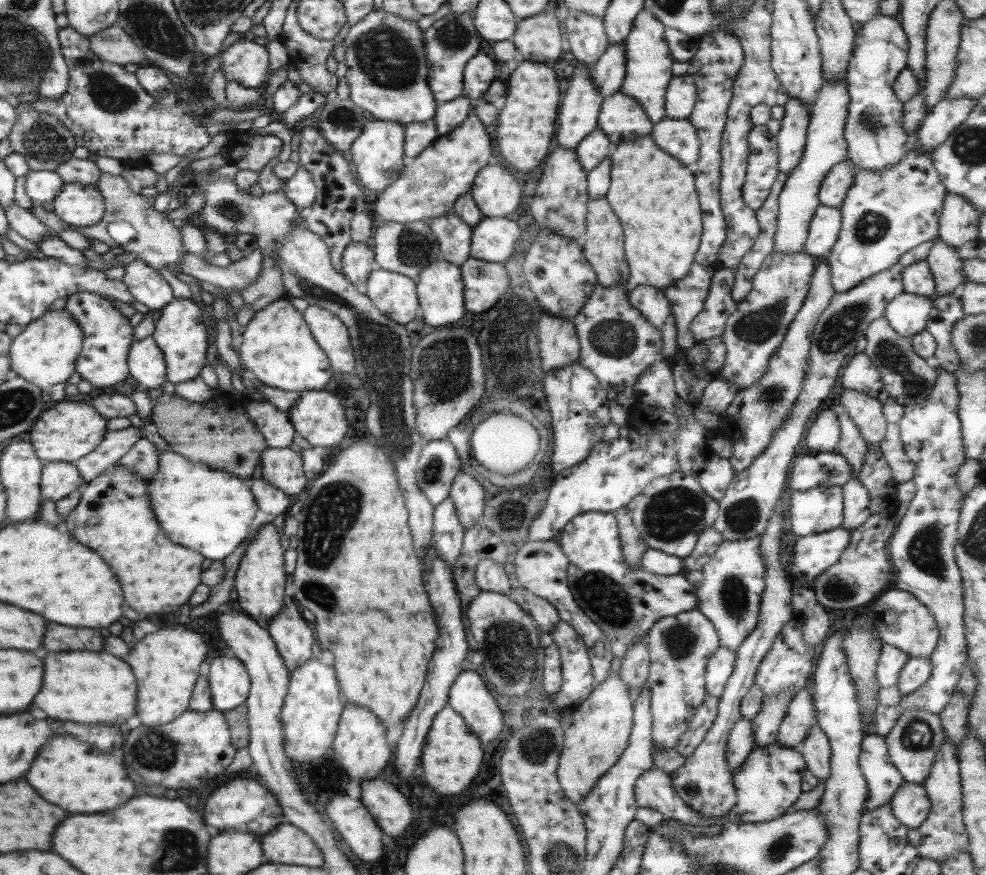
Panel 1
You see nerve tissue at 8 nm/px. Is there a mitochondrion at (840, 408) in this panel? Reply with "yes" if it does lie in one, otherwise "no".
no

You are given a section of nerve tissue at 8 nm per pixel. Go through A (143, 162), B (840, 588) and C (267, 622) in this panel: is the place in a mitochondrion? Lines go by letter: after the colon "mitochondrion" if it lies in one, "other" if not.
A: other
B: mitochondrion
C: other

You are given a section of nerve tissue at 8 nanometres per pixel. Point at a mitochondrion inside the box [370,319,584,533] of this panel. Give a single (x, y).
(444, 369)

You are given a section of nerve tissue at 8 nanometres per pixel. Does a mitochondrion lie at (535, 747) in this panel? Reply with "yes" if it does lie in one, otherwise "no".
yes

